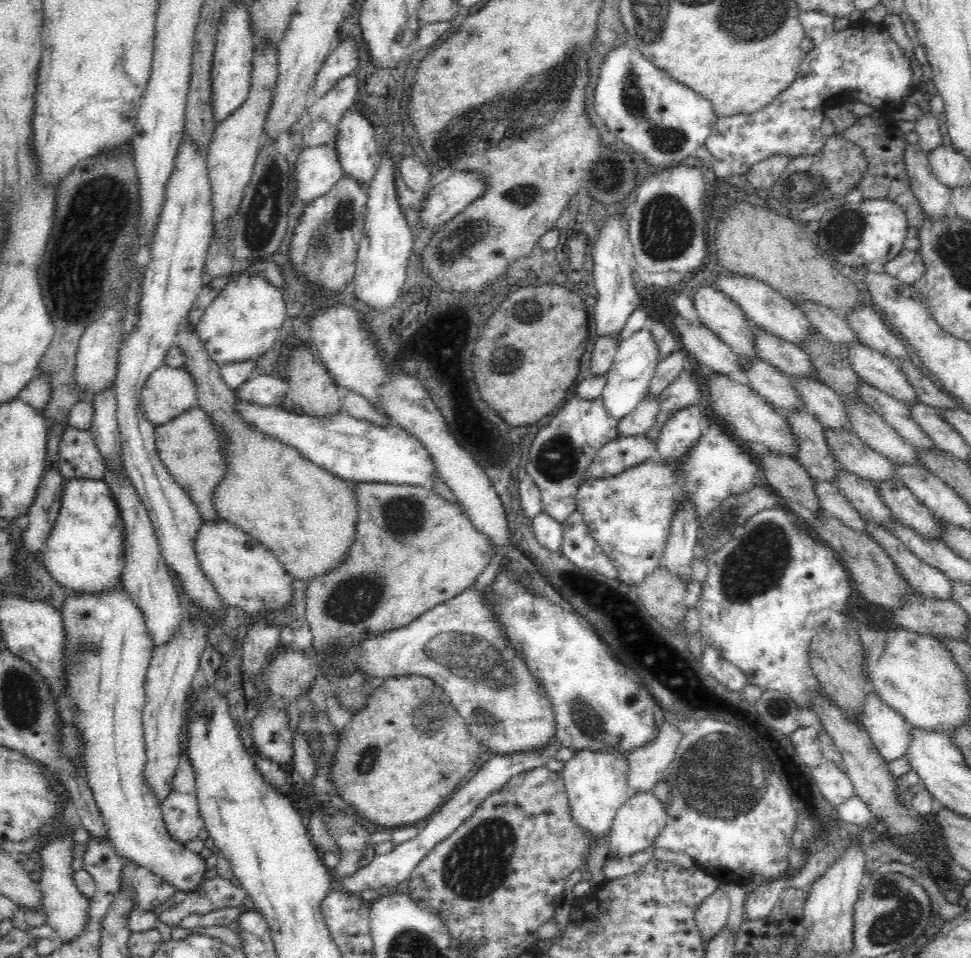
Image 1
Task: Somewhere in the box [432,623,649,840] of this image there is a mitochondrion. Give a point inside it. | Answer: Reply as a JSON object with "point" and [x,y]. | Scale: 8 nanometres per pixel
{"point":[589,724]}

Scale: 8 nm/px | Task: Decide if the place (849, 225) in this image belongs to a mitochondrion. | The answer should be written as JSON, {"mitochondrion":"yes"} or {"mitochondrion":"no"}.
{"mitochondrion":"yes"}

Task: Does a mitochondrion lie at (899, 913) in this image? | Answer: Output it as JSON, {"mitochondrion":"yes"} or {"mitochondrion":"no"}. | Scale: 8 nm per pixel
{"mitochondrion":"yes"}

